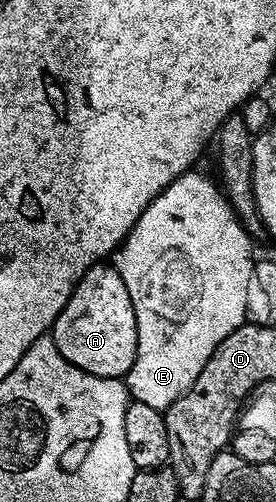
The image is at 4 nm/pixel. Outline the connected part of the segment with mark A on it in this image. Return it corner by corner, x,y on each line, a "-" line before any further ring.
97,264
81,276
80,283
76,285
67,304
53,322
50,336
56,342
58,352
62,352
64,359
88,374
117,380
125,377
135,360
136,322
130,292
126,292
126,284
122,276
118,276
115,265

